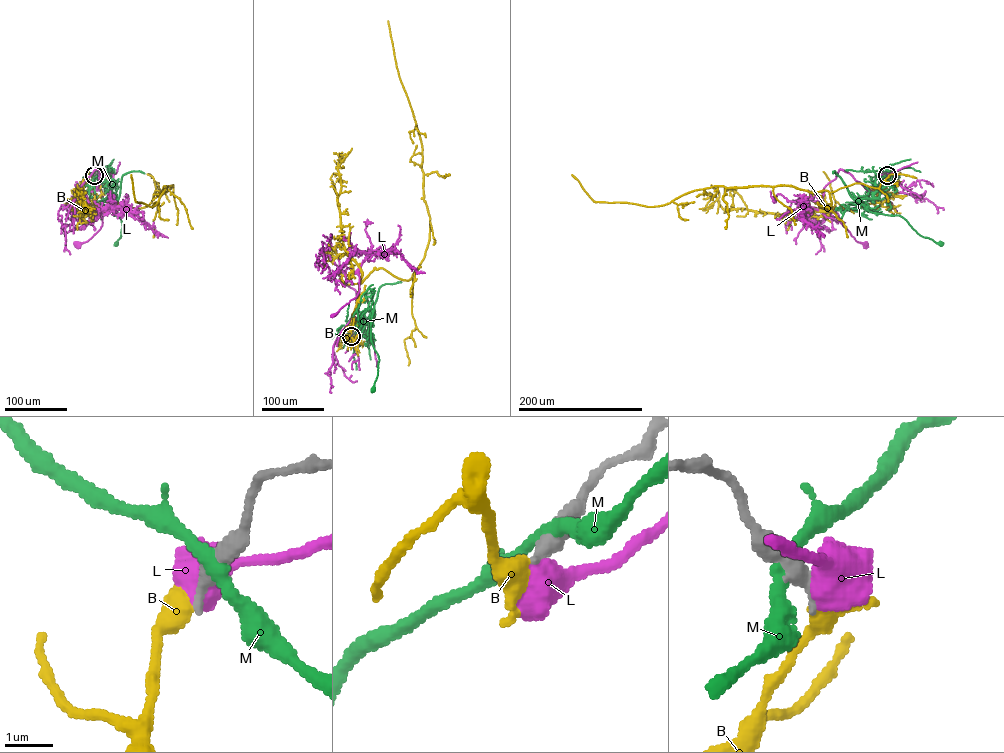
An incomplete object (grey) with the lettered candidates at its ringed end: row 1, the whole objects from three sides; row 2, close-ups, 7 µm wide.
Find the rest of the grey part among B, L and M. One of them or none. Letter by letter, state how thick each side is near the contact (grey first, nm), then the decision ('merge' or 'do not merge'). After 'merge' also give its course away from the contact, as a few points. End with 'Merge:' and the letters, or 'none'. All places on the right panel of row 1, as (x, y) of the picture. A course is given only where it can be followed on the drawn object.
B: 300 nm thick on the grey side, 400 nm on the other; do not merge
L: 400 nm thick on the grey side, 600 nm on the other; do not merge
M: 550 nm thick on the grey side, 280 nm on the other; do not merge
Merge: none

